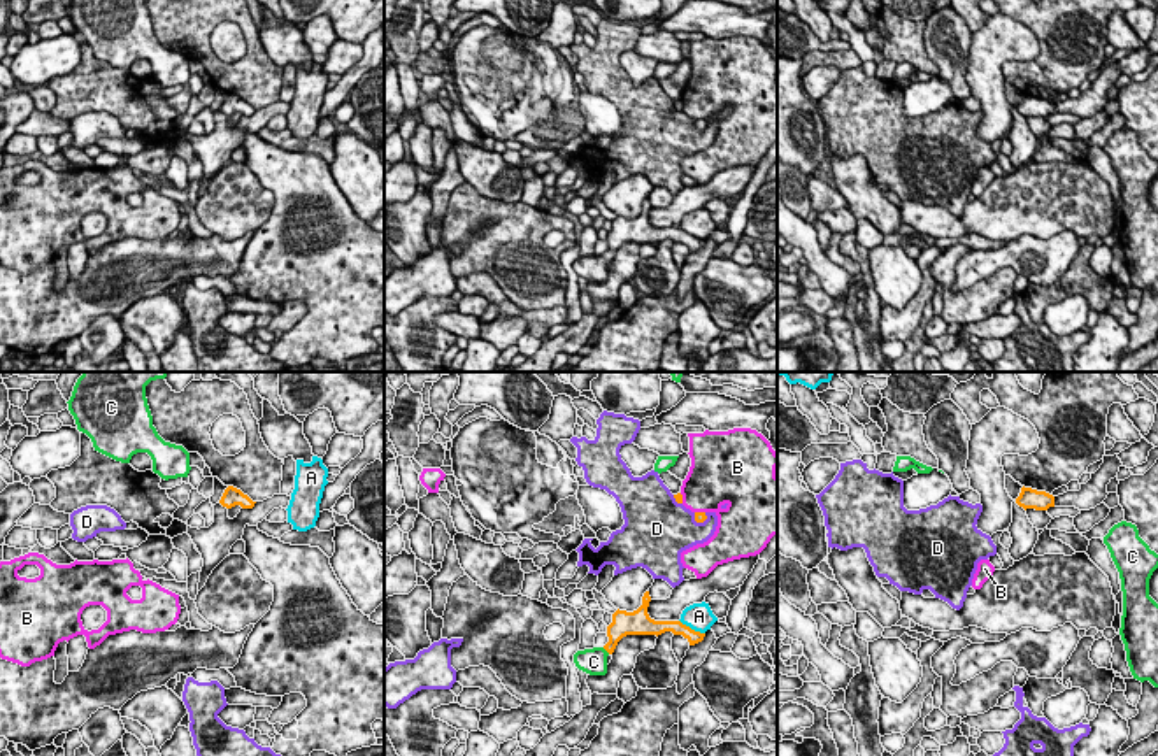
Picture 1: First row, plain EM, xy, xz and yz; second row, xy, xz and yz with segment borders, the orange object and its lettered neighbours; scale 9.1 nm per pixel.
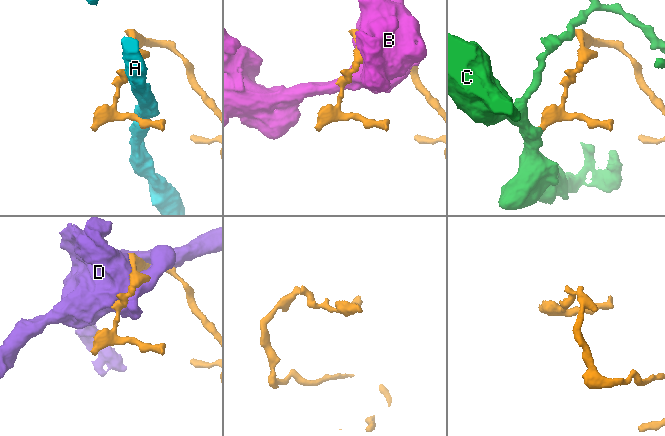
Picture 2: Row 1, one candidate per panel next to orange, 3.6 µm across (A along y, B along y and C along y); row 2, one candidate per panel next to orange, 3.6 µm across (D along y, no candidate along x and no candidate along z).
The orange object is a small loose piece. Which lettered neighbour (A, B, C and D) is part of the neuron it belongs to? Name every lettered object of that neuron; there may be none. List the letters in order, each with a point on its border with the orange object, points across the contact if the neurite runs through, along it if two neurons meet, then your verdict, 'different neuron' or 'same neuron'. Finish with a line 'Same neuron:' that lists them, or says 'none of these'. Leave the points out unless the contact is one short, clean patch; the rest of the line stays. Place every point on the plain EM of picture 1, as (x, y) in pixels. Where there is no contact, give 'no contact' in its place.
A: contact xz (690, 235); border xz (679, 227), (704, 241); different neuron
B: contact xz (681, 106); different neuron
C: contact xz (606, 256); way xz (620, 234), (606, 256), (593, 269); same neuron
D: contact xz (699, 128); different neuron
Same neuron: C

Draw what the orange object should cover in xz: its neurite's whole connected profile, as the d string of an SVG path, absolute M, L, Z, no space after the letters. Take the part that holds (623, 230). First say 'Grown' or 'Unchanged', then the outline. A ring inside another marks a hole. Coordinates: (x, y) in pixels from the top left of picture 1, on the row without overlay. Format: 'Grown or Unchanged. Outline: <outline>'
Grown. Outline: M649 198L642 203L642 212L633 218L616 218L612 221L612 230L607 233L609 249L604 254L593 254L577 258L574 261L574 270L579 277L590 282L607 281L607 263L614 260L618 249L626 242L661 242L672 239L674 242L683 242L690 253L704 247L705 240L695 239L681 228L654 228L647 221L651 203Z

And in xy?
Unchanged. Outline: M228 93L219 107L219 111L226 116L240 112L242 116L253 116L256 109L253 109L247 102L240 96Z

